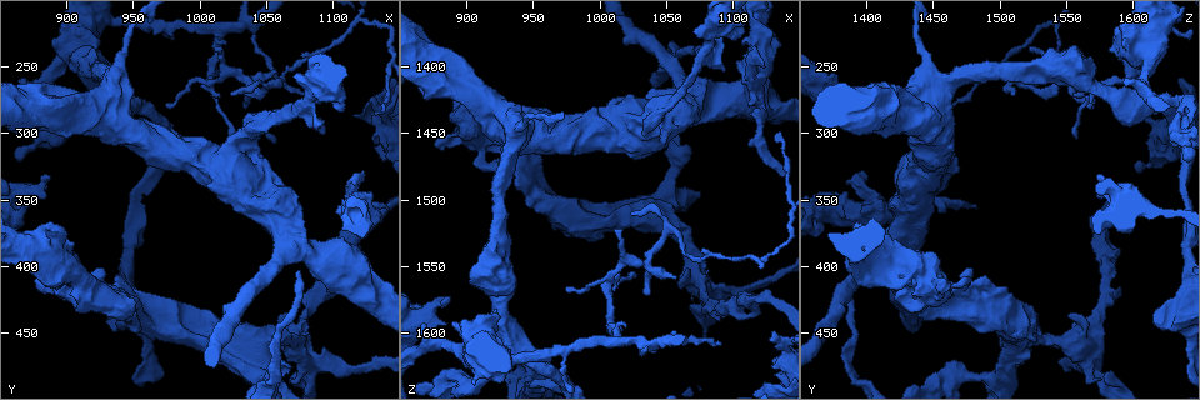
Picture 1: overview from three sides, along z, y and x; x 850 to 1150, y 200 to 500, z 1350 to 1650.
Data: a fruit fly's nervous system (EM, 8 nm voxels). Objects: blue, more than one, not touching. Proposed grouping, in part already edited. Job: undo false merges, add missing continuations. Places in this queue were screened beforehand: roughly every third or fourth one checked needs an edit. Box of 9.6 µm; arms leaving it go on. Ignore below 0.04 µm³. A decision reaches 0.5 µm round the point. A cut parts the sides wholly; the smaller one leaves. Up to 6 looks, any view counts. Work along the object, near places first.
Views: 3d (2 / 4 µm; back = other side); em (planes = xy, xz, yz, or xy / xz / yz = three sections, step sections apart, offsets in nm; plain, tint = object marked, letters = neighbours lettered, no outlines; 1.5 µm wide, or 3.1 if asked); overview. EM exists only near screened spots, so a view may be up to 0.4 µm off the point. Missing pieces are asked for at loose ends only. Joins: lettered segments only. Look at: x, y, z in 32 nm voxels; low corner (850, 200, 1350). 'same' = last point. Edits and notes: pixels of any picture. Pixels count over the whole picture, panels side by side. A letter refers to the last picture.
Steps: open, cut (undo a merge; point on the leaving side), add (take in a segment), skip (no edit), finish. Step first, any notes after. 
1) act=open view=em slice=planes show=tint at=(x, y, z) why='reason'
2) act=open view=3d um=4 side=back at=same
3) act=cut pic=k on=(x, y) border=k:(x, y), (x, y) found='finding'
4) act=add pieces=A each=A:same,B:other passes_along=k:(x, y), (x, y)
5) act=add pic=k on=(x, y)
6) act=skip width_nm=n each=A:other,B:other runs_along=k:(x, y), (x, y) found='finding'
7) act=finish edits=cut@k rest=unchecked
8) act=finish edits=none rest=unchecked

act=open view=3d um=4 at=(1132, 304, 1622) why='branch stops here'

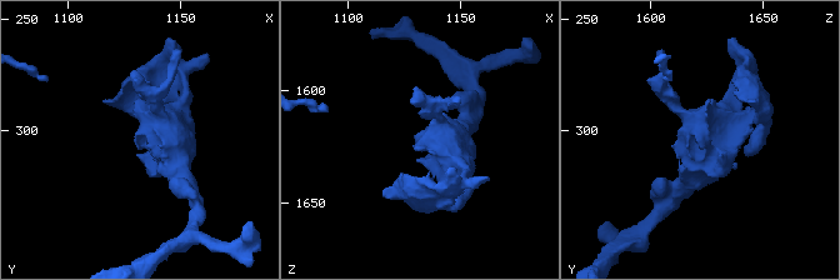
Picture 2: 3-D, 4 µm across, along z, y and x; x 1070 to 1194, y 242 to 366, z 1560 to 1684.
act=open view=em slice=planes show=letters at=(1130, 305, 1622) why='now the EM'

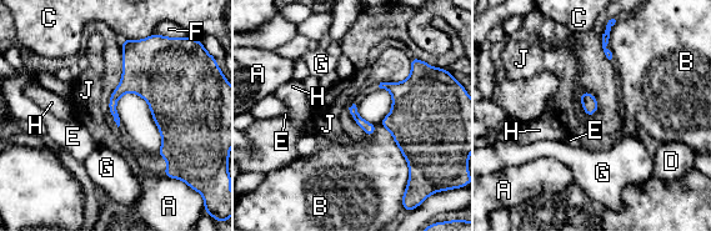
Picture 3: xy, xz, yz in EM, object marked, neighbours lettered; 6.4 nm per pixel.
act=add pieces=J each=A:other,B:other,C:other,D:other,E:other,F:other,G:other,H:other,J:same found='it goes on there'

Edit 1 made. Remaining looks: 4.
act=open view=3d um=2 at=(1008, 260, 1592) why='abrupt turn'

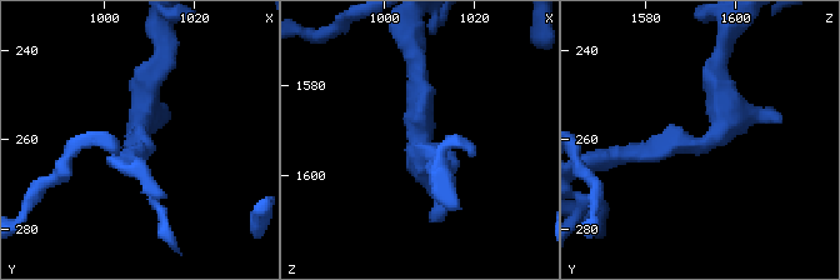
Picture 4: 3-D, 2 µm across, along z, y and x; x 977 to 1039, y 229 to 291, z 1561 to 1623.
act=open view=em slice=planes show=letters at=(1009, 260, 1592)

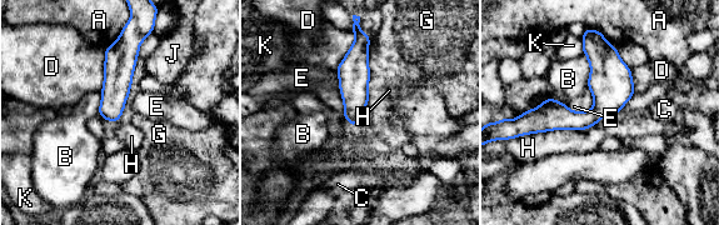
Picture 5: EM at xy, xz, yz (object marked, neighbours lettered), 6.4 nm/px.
act=skip width_nm=120 each=A:other,B:other,C:other,D:other,E:other,G:other,H:other,J:other,K:other border=5:(593, 94), (588, 110), (564, 104) found='one cell here'

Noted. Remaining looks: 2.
act=open view=3d um=4 at=(938, 278, 1612) why='three arms meet'

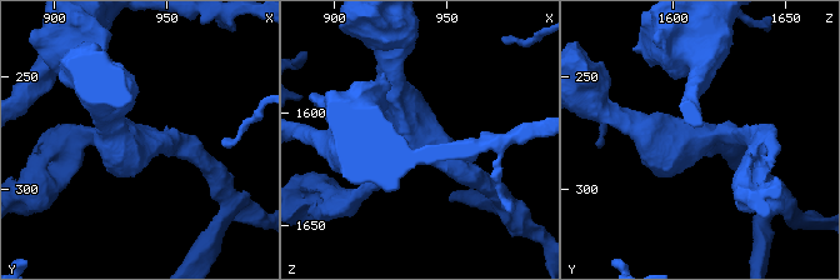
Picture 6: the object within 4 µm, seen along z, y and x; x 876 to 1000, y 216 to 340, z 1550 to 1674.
act=open view=em slice=planes show=letters at=(936, 279, 1611) arms=3 arm_widths_nm=220,300,440 why='shape alone is not enough'

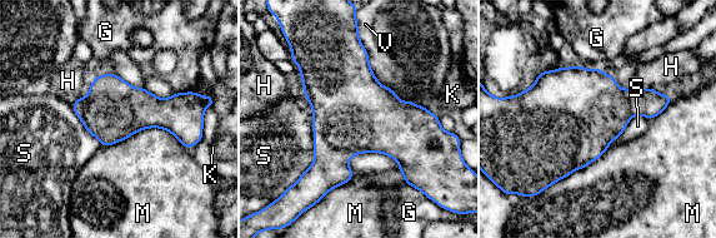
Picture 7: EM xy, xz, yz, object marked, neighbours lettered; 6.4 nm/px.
act=skip longest_contact=M:550nm each=G:other,H:other,K:other,M:other,S:other,V:other border=7:(101, 147), (163, 128), (185, 149) found='one cell here'

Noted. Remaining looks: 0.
act=finish edits=add@3 rest=unchecked

